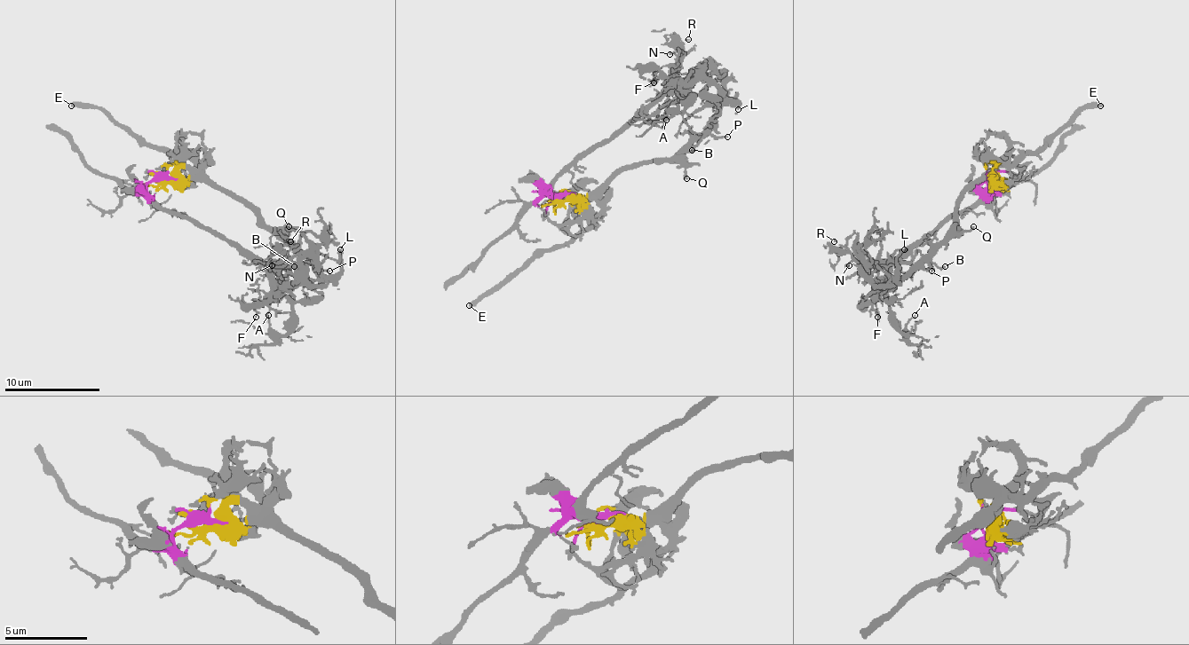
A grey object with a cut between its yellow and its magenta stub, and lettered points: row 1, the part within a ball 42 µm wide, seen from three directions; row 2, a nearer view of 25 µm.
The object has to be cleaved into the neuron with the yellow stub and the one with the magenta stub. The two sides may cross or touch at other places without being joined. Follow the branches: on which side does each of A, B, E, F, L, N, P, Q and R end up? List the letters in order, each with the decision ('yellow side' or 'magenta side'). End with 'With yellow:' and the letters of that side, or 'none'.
A: magenta side
B: yellow side
E: yellow side
F: magenta side
L: yellow side
N: magenta side
P: yellow side
Q: yellow side
R: magenta side
With yellow: B, E, L, P, Q

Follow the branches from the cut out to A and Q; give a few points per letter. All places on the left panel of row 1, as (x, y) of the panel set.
A: (160, 178), (153, 180), (147, 192), (162, 207), (233, 240), (291, 305), (284, 334), (273, 329), (267, 315)
Q: (160, 178), (212, 180), (226, 192), (236, 195), (274, 228), (287, 231), (289, 226)

